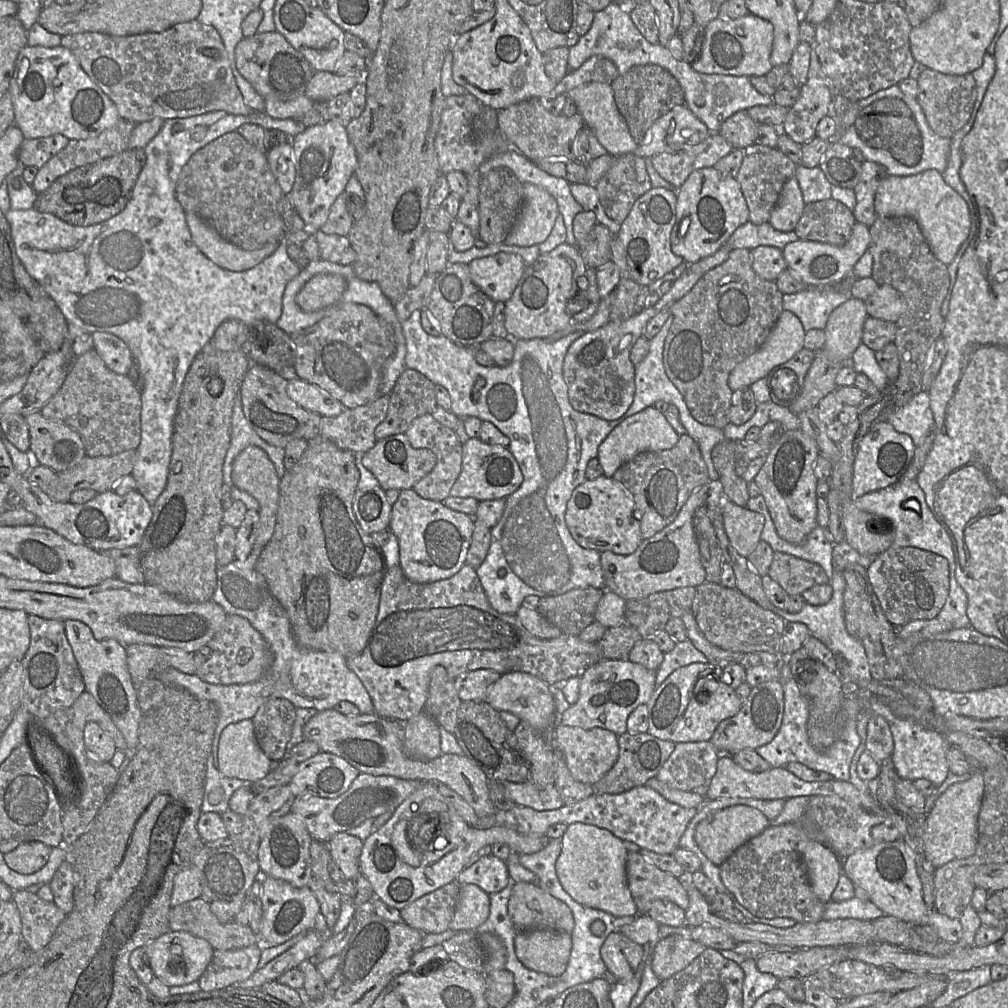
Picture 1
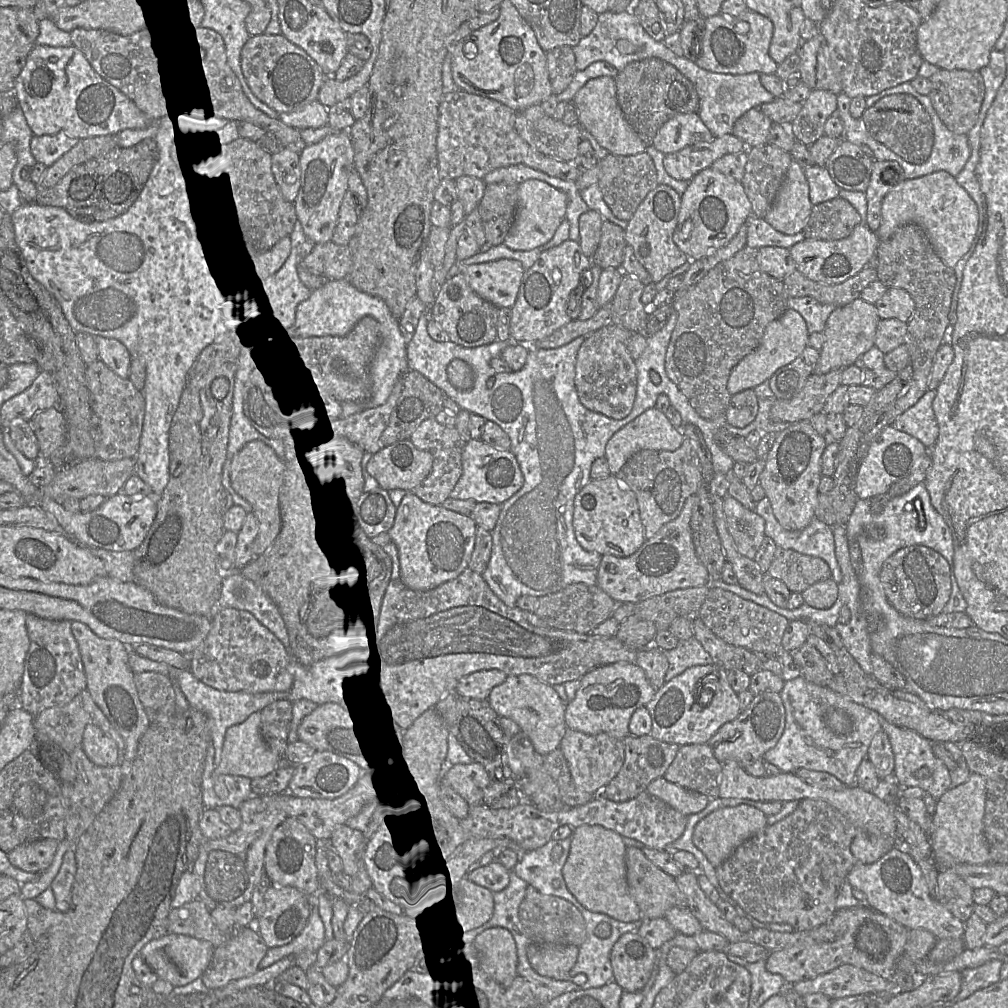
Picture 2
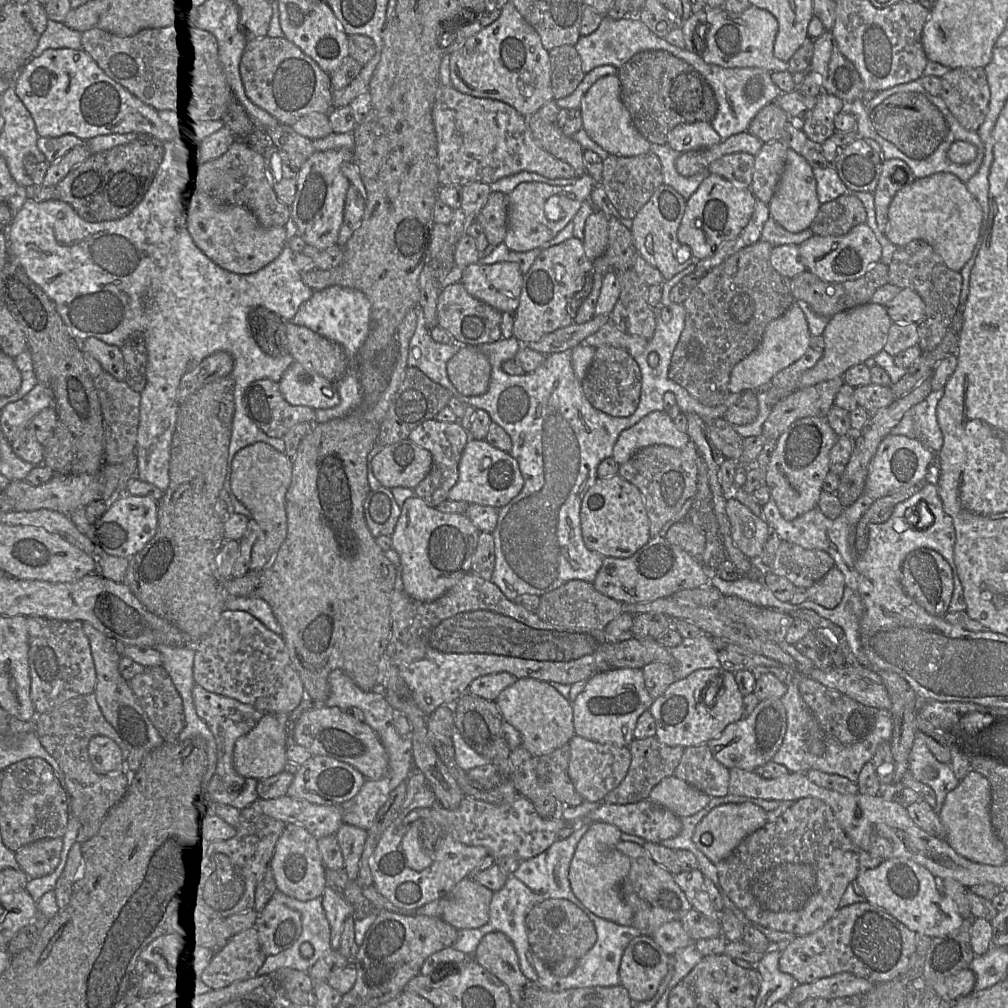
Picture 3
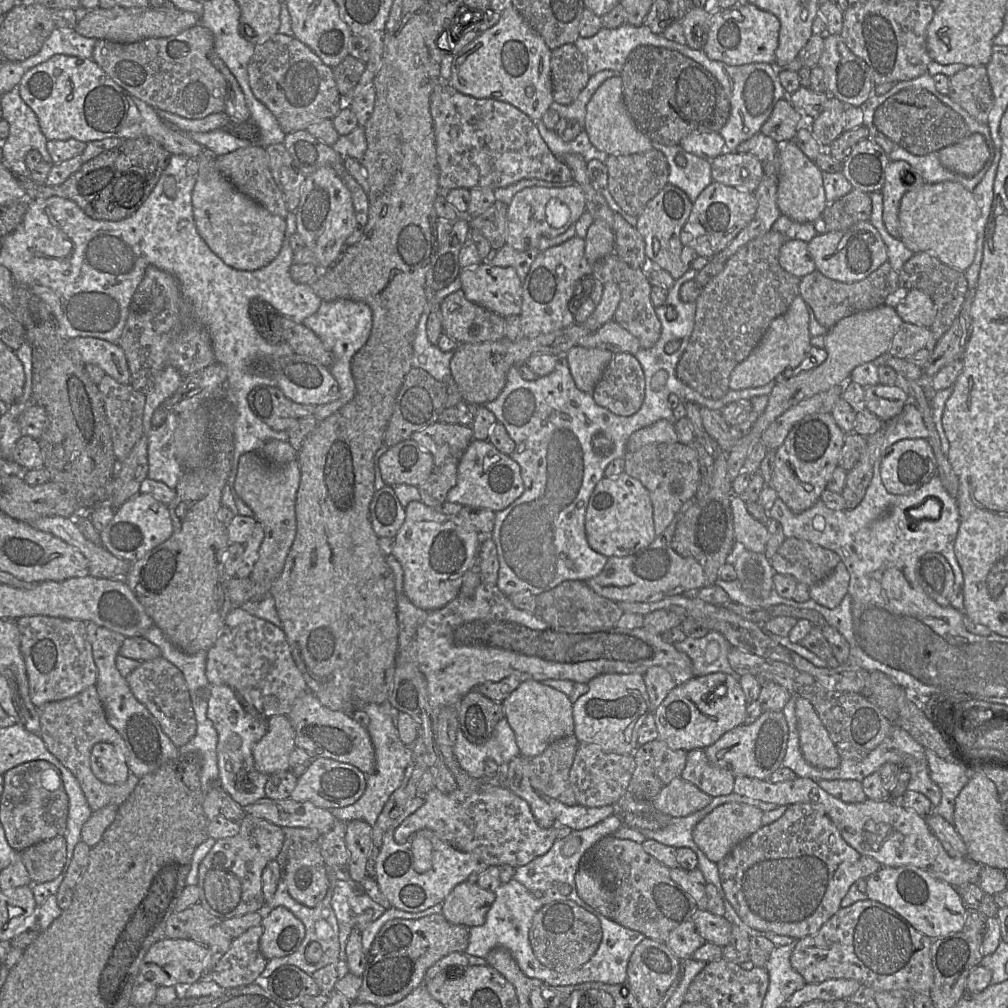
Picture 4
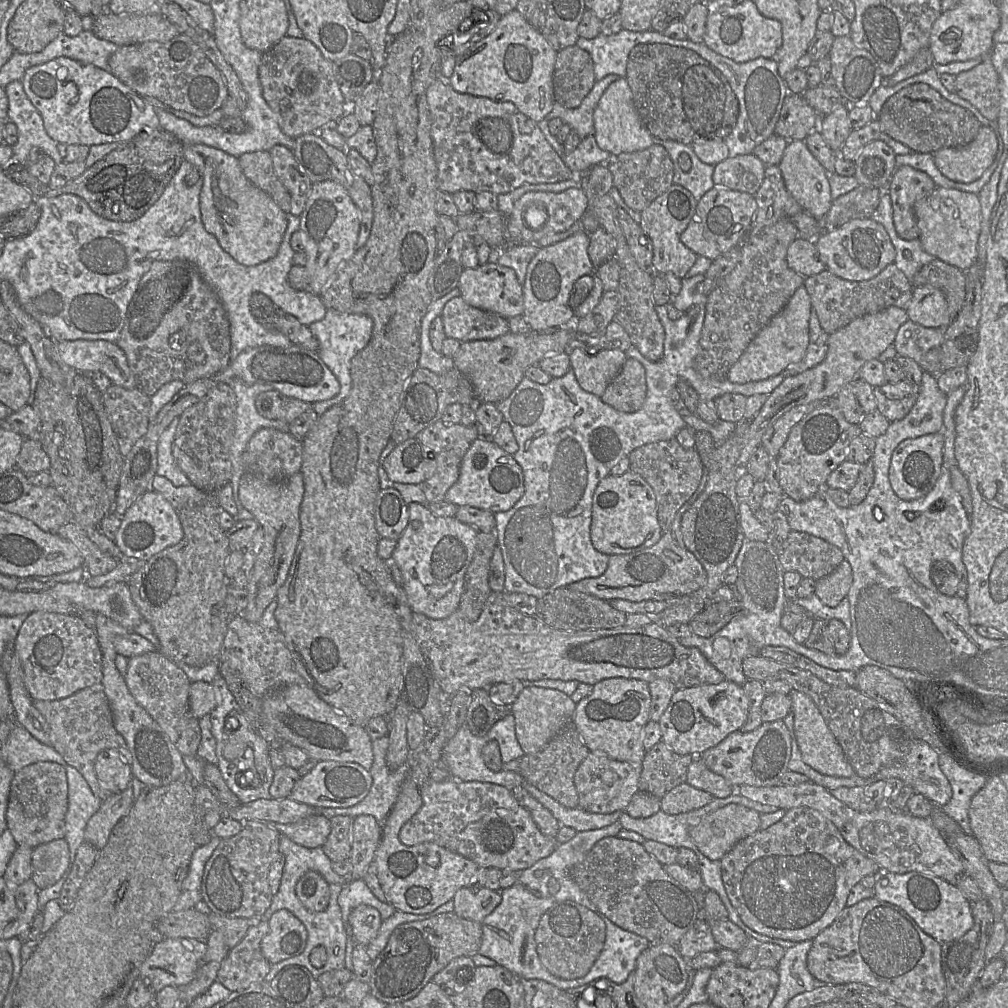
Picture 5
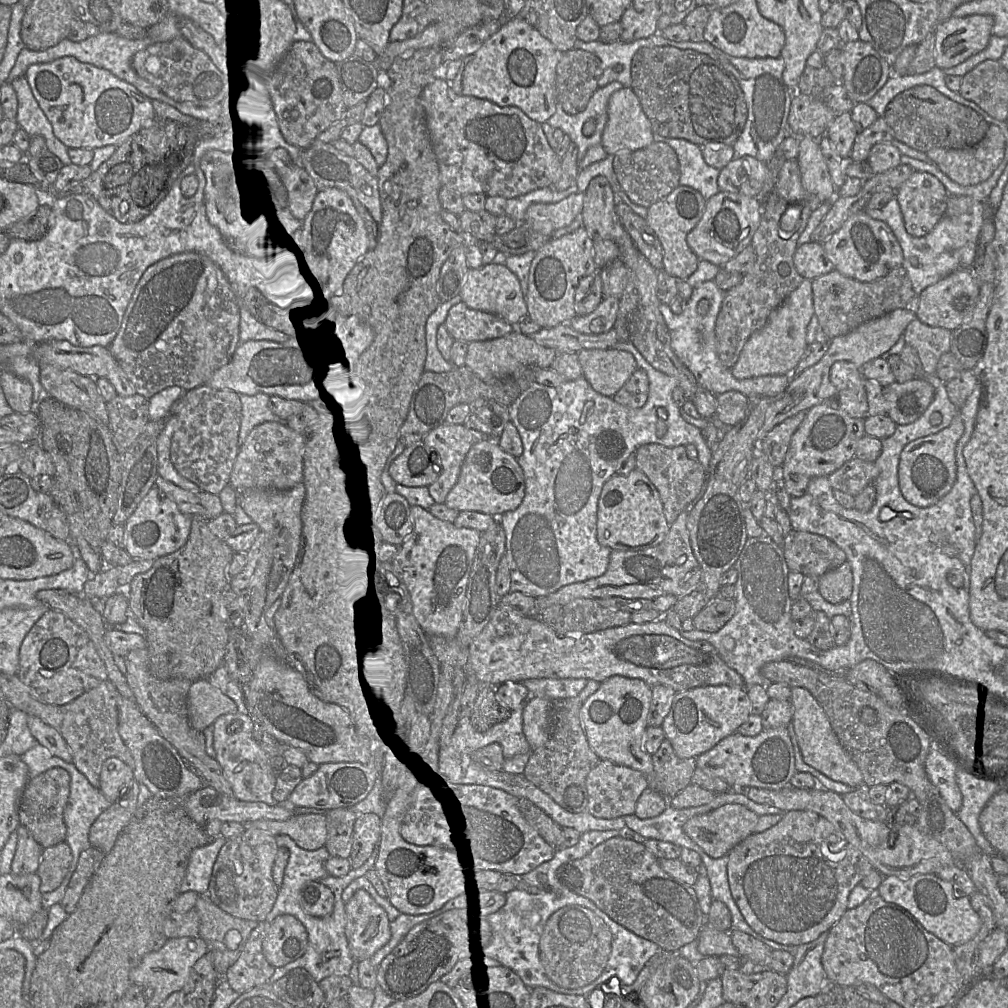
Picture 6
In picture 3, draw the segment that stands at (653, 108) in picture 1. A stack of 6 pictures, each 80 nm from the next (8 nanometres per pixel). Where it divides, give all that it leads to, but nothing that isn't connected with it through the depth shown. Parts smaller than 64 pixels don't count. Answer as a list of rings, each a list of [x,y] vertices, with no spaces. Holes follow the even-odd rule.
[[[645,50],[636,53],[617,72],[620,98],[634,126],[651,144],[664,145],[669,132],[680,124],[708,122],[715,118],[718,104],[706,78],[691,64],[663,50]]]

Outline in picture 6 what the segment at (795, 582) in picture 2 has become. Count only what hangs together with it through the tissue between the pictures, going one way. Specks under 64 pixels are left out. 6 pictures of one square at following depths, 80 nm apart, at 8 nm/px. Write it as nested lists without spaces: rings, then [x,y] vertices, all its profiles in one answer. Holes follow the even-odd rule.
[[[791,530],[784,539],[782,551],[790,571],[796,571],[807,576],[820,577],[826,572],[842,565],[846,560],[845,552],[833,541],[825,536],[806,532]]]

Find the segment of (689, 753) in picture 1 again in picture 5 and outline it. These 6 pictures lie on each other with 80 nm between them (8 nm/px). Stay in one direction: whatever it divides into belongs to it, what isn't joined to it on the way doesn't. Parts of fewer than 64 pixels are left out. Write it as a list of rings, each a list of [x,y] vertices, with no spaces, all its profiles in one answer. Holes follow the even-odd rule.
[[[694,756],[688,767],[686,783],[708,792],[714,798],[726,798],[736,791],[722,776],[709,770],[699,756]]]

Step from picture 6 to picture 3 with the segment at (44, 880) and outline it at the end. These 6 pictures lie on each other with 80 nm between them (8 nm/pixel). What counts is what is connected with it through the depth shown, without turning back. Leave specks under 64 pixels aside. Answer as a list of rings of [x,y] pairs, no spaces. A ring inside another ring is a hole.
[[[45,838],[29,843],[15,852],[20,868],[30,878],[52,873],[60,862],[62,838]]]

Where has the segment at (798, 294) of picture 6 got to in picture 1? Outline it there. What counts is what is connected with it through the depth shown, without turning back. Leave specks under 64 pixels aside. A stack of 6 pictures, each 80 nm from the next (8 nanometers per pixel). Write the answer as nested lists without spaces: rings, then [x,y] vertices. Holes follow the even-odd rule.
[[[784,310],[761,347],[738,363],[730,372],[728,378],[730,389],[735,391],[749,387],[759,379],[766,378],[772,369],[787,362],[804,348],[805,333],[800,319],[794,313]]]

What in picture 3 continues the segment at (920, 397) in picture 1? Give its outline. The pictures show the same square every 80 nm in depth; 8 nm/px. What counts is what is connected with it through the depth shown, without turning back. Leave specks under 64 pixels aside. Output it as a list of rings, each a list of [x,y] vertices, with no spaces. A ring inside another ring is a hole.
[[[944,388],[932,390],[924,400],[913,406],[909,411],[913,417],[914,439],[934,453],[939,452],[943,445],[936,408],[944,394]]]

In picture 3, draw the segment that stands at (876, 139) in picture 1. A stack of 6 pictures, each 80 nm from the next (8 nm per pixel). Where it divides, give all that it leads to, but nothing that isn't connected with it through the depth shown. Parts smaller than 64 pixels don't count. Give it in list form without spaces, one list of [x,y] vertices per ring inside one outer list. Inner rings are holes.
[[[900,92],[889,96],[869,113],[869,119],[881,137],[912,159],[924,159],[931,155],[949,132],[943,113],[925,95],[917,92]]]

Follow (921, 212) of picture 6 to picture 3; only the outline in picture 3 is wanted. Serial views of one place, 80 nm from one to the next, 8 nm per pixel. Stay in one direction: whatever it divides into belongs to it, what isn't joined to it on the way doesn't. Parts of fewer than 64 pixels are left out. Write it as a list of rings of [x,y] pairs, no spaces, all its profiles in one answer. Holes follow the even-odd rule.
[[[889,159],[882,164],[878,185],[873,192],[876,220],[879,230],[886,232],[889,221],[889,206],[898,191],[912,184],[917,177],[902,160]]]

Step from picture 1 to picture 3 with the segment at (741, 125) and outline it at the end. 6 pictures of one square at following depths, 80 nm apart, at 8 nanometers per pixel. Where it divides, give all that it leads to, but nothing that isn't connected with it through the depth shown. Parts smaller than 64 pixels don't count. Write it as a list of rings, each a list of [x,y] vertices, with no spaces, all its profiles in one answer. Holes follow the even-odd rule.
[[[770,103],[756,114],[747,132],[764,143],[780,141],[782,131],[790,121],[790,118],[783,109],[776,103]]]

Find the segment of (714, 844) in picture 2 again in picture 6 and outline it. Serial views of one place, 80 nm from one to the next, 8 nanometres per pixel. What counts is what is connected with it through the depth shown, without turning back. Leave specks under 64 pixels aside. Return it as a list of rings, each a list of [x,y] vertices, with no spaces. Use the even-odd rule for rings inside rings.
[[[726,804],[711,812],[691,817],[684,832],[707,855],[721,858],[751,835],[759,816],[740,804]]]

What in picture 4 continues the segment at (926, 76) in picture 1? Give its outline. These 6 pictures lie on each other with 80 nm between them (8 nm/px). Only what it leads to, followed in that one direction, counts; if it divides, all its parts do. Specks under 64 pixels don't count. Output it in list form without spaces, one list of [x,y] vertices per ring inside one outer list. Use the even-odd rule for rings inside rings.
[[[986,65],[969,66],[949,77],[947,95],[975,120],[987,124],[994,95]]]

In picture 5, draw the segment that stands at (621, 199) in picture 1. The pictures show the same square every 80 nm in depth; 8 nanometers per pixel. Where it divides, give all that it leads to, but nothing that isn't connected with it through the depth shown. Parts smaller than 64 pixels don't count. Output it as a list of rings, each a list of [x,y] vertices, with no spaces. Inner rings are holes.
[[[653,144],[641,151],[611,155],[606,165],[613,176],[613,187],[626,205],[637,212],[644,210],[673,185],[674,165],[667,150],[660,145]]]

